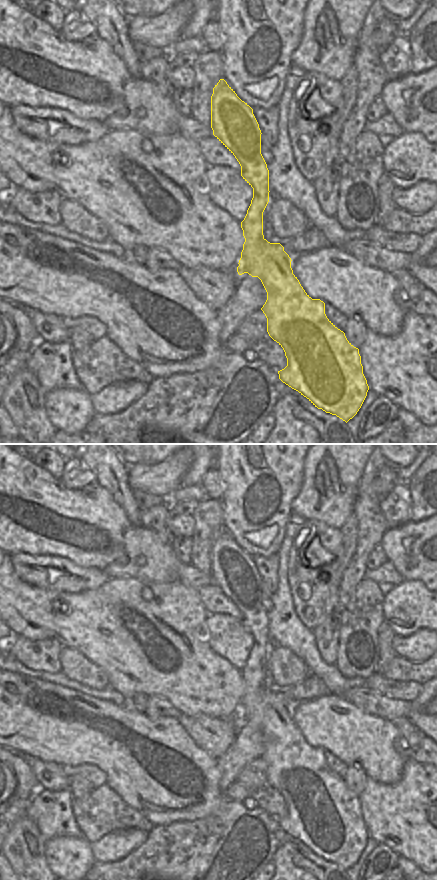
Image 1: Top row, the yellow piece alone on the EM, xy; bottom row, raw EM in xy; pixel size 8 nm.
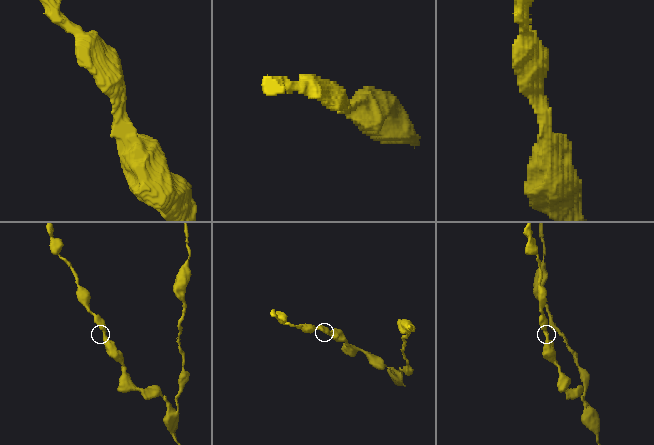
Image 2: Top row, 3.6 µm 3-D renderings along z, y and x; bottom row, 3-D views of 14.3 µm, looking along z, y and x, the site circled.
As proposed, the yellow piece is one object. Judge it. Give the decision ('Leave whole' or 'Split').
Leave whole.

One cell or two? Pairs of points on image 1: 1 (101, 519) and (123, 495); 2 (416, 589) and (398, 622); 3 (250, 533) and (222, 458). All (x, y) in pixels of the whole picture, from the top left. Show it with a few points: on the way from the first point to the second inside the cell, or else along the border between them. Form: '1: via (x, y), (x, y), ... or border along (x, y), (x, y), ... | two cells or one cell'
1: border along (100, 485), (112, 496), (130, 521) | two cells
2: via (413, 597), (405, 614) | one cell
3: via (242, 514), (241, 477) | one cell

